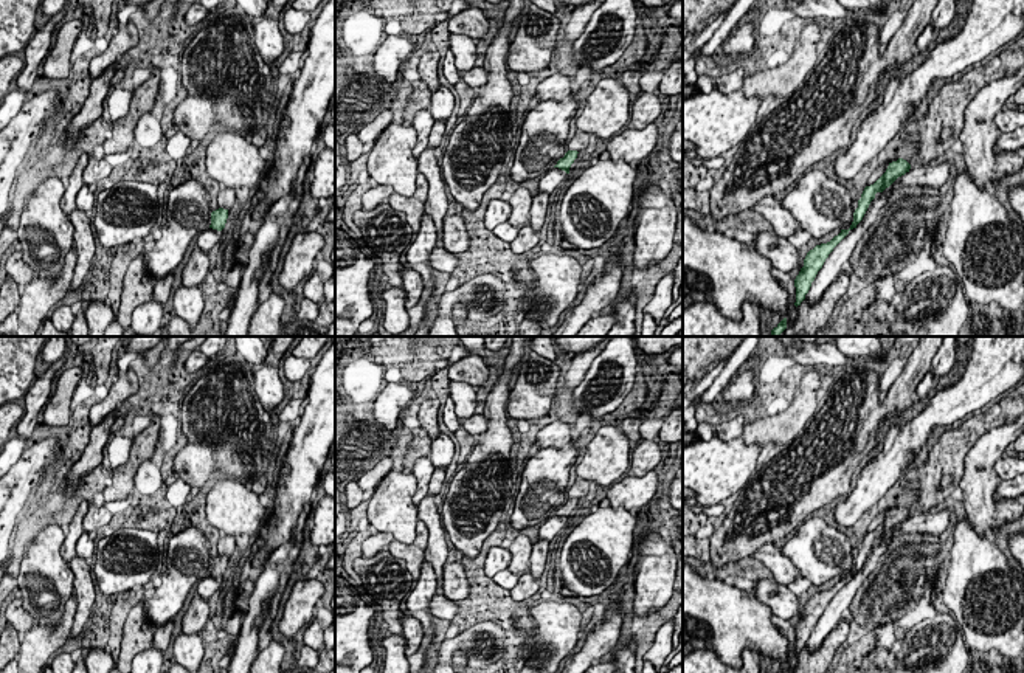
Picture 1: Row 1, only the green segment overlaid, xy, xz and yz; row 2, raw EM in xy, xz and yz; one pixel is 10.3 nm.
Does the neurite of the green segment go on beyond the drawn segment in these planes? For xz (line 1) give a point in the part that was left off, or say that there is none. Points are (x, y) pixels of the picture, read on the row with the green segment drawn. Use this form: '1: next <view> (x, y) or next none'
1: next none

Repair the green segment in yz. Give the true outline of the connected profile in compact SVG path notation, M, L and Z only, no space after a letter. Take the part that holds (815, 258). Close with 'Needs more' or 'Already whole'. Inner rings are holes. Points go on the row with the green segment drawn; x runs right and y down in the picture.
M898 158L897 161L889 163L886 172L870 186L866 186L861 198L858 200L858 208L853 212L853 222L849 230L841 230L838 236L835 236L830 242L816 245L810 250L804 259L804 267L794 279L796 287L796 302L794 305L801 305L808 293L811 282L815 281L818 271L822 268L825 259L833 251L833 248L849 234L850 230L856 228L856 225L863 220L870 202L875 198L877 192L883 192L889 188L898 177L909 172L911 164Z. Already whole

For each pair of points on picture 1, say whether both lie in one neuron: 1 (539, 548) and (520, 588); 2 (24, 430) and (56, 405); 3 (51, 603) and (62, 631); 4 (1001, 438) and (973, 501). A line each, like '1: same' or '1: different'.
1: same
2: different
3: different
4: same

